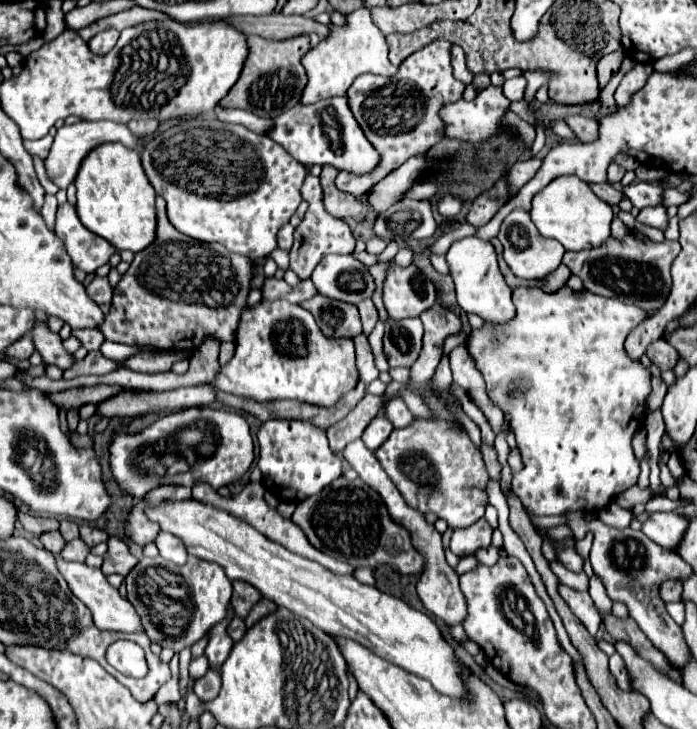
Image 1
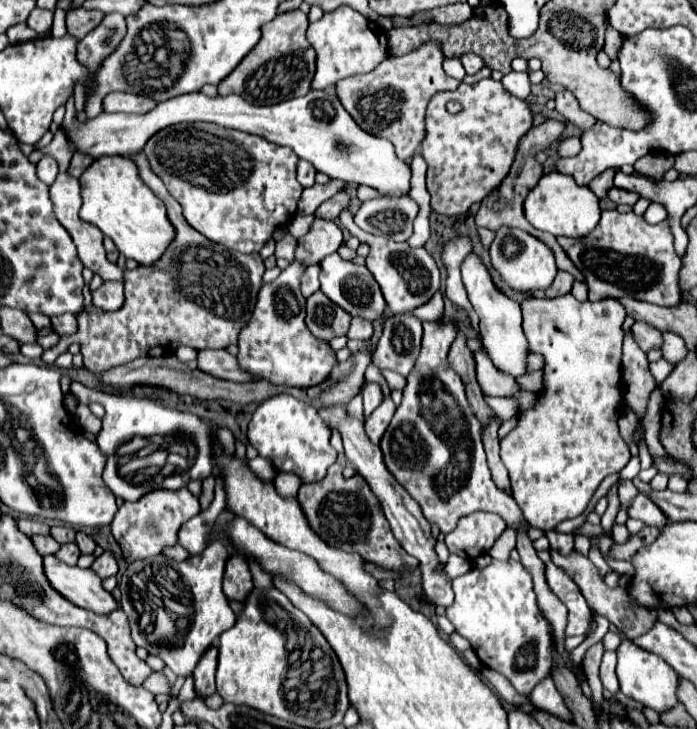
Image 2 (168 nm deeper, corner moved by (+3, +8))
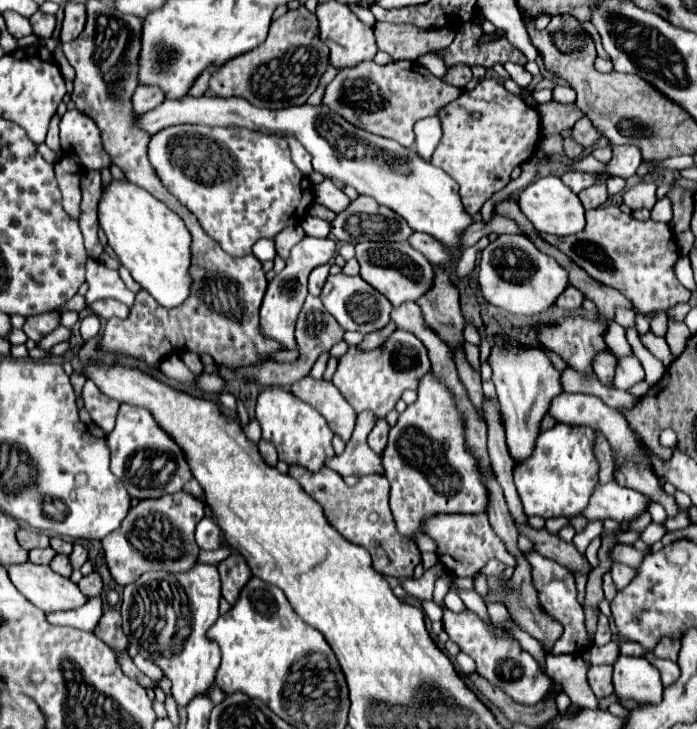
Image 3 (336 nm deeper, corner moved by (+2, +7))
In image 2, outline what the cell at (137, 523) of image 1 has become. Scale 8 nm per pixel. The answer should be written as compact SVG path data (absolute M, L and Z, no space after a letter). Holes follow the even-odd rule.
M187 488L153 490L135 502L123 502L111 522L111 532L129 562L139 558L151 558L161 554L165 546L175 546L179 526L193 518L199 510L199 500Z

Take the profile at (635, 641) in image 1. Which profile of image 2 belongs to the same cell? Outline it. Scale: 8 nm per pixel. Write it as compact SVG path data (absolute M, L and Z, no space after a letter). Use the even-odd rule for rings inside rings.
M551 552L551 558L553 558L553 562L555 562L563 572L567 572L567 576L571 576L573 582L581 588L581 594L585 596L585 600L587 600L591 612L593 612L595 616L605 616L625 638L635 640L637 636L643 636L643 634L653 626L653 622L655 622L655 618L657 618L657 610L653 610L653 608L637 608L635 604L631 604L631 598L629 598L629 594L627 594L625 588L609 588L609 586L601 580L597 568L591 564L591 560L589 560L587 556L583 556L583 554L579 554L579 552L573 552L573 554L569 554L569 556L561 556L559 552Z

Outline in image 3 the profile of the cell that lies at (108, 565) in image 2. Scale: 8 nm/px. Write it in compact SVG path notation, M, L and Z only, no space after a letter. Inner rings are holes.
M92 571L90 575L82 577L82 579L80 579L80 583L78 583L78 587L82 589L84 597L88 597L88 599L92 599L92 597L100 595L100 593L102 593L102 579L100 579L98 571Z

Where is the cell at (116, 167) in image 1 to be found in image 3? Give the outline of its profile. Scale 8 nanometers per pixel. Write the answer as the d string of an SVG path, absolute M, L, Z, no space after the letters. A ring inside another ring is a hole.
M112 181L110 187L102 191L98 219L108 237L108 245L142 289L146 289L160 305L168 309L178 307L188 299L192 287L192 237L184 221L172 209L134 183Z

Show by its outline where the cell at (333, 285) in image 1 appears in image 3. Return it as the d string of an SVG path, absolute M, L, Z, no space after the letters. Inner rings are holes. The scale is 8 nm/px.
M344 273L330 275L322 289L320 299L326 311L340 323L340 327L344 327L344 331L360 331L366 335L386 327L390 321L392 303L382 293L376 293L376 289L372 289L372 285L368 285L360 275L354 277L348 277Z

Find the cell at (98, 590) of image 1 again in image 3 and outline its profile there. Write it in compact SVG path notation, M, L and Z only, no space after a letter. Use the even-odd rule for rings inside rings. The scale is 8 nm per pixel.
M10 565L8 575L16 589L44 613L78 609L86 603L78 585L66 577L54 573L48 565Z

